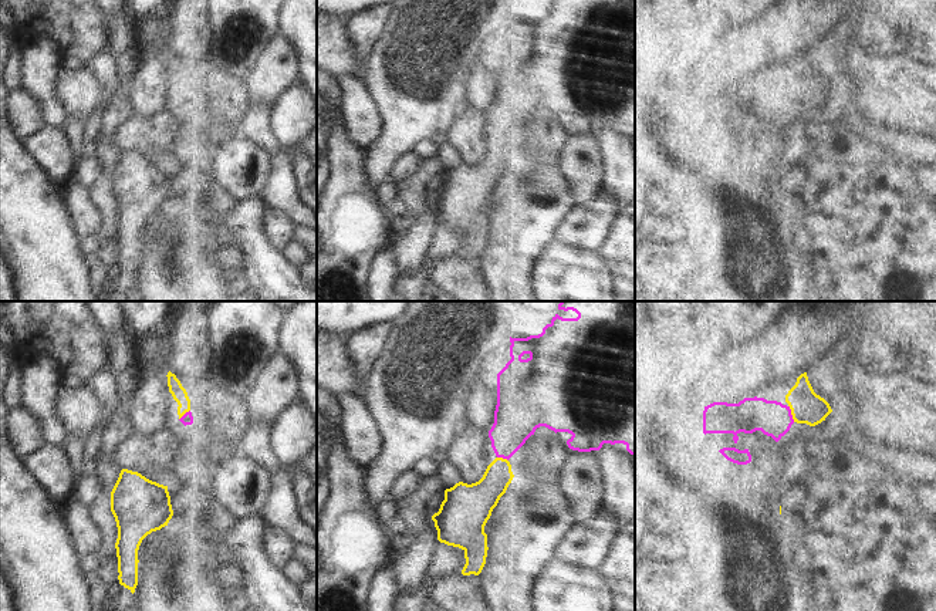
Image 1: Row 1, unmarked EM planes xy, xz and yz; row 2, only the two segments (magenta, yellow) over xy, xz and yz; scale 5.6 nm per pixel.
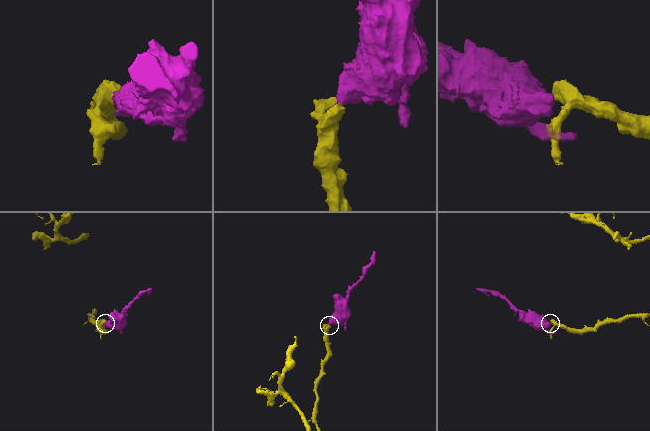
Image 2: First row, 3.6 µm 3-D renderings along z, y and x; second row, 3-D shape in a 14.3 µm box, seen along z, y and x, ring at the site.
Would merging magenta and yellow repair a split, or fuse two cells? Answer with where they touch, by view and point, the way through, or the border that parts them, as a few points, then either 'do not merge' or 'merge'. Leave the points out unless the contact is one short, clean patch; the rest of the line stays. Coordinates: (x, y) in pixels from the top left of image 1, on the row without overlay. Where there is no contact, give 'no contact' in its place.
meets magenta in yz at (790, 95); runs through yz (774, 101), (790, 95), (807, 88); merge

